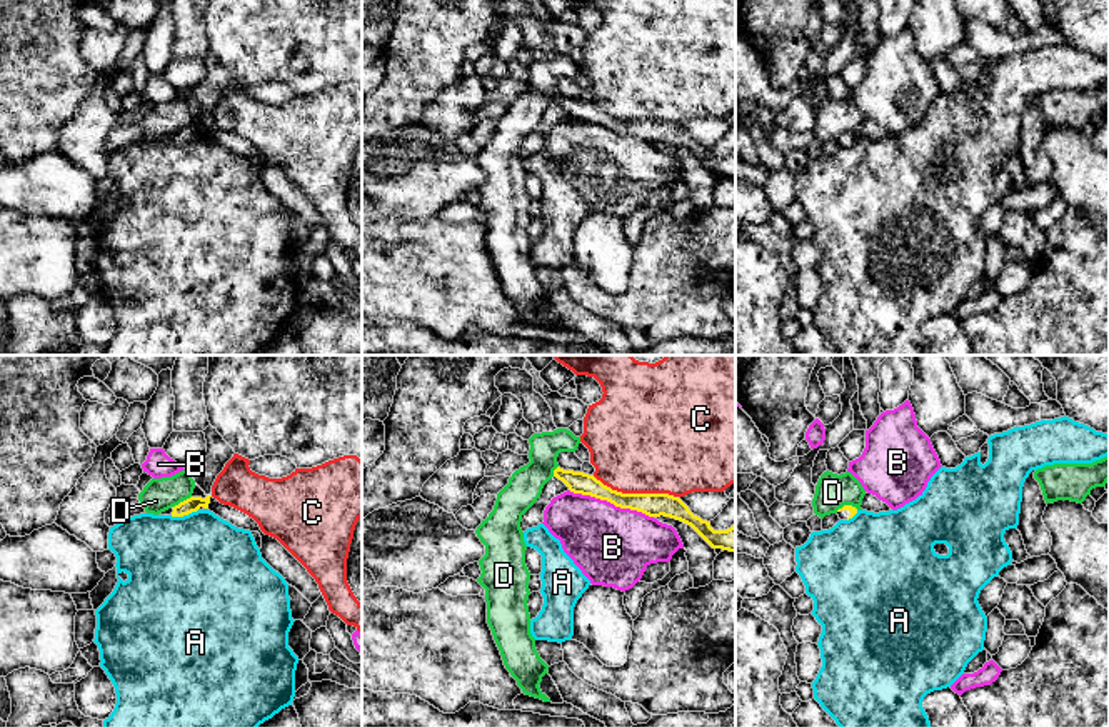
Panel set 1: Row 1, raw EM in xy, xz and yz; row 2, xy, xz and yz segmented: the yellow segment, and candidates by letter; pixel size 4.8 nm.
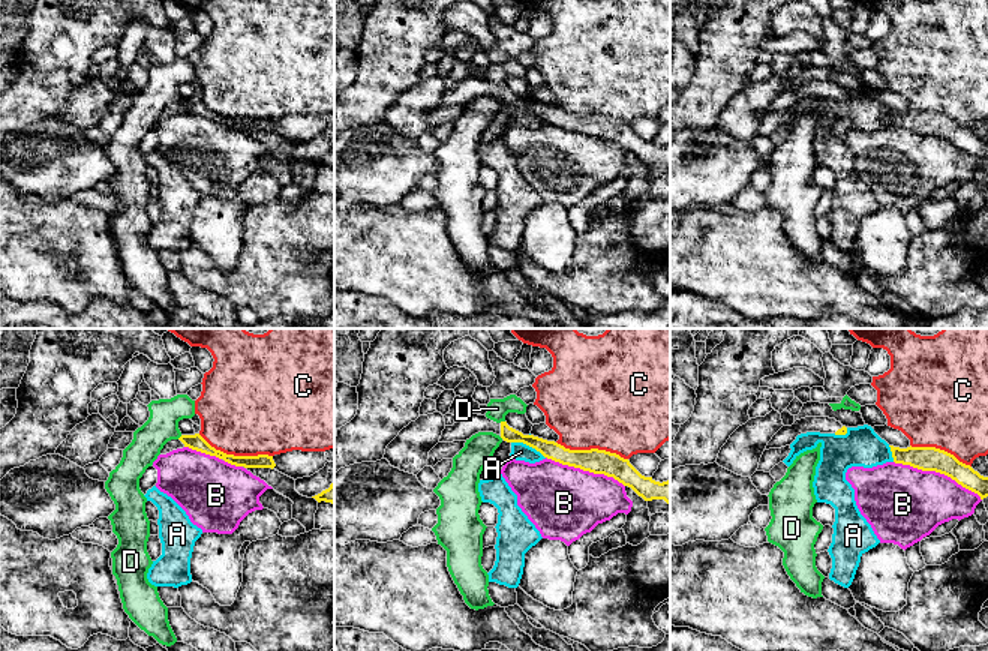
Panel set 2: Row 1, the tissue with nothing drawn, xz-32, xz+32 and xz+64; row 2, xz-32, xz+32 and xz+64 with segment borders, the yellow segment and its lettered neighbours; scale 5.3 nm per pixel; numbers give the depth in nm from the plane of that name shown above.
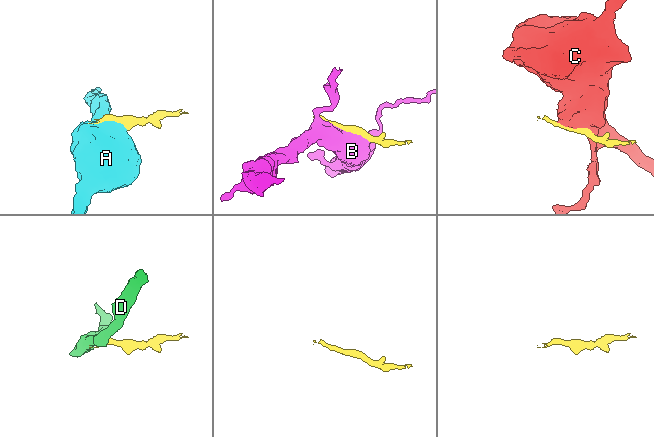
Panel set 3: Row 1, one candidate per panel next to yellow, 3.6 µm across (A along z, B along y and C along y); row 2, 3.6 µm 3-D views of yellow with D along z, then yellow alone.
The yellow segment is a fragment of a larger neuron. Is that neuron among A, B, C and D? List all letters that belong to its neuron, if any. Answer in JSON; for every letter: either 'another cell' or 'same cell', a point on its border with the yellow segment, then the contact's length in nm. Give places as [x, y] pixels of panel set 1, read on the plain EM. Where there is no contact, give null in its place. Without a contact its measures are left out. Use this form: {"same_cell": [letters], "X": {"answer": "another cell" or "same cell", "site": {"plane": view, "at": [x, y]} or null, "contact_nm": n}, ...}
{"same_cell": [], "A": {"answer": "another cell", "site": {"plane": "xy", "at": [184, 140]}, "contact_nm": 140}, "B": {"answer": "another cell", "site": {"plane": "xz", "at": [611, 129]}, "contact_nm": 440}, "C": {"answer": "another cell", "site": {"plane": "xz", "at": [636, 120]}, "contact_nm": 420}, "D": {"answer": "another cell", "site": {"plane": "xy", "at": [180, 129]}, "contact_nm": 120}}

